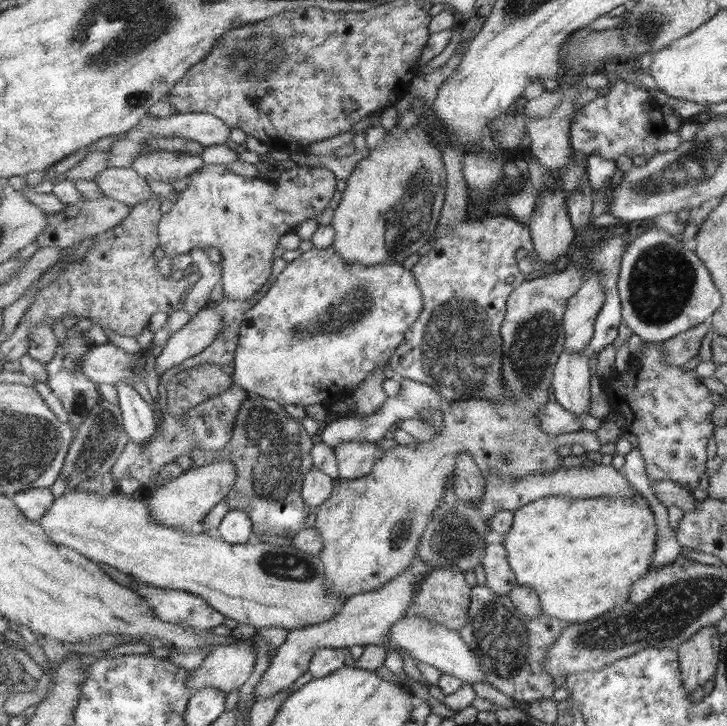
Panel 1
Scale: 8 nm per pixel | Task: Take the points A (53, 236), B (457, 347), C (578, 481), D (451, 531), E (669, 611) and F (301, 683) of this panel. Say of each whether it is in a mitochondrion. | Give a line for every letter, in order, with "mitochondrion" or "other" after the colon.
A: other
B: mitochondrion
C: other
D: mitochondrion
E: mitochondrion
F: other

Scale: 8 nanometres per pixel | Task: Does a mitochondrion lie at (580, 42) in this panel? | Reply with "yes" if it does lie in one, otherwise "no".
yes

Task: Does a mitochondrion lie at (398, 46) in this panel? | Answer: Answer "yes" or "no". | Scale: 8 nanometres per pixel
no

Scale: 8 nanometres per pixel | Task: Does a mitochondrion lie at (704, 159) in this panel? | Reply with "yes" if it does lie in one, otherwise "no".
yes

